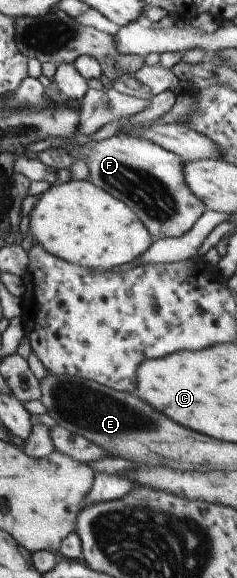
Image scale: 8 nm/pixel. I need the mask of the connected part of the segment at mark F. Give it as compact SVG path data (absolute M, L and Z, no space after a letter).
M50 137L33 143L29 150L38 151L62 148L68 154L76 156L77 160L84 158L87 162L89 183L99 189L104 189L114 198L122 201L138 220L146 227L151 240L179 237L192 227L207 209L195 197L183 181L183 158L177 154L164 150L161 146L139 139L138 137L109 137L100 141L91 141L81 148L71 149L64 146L70 137Z

